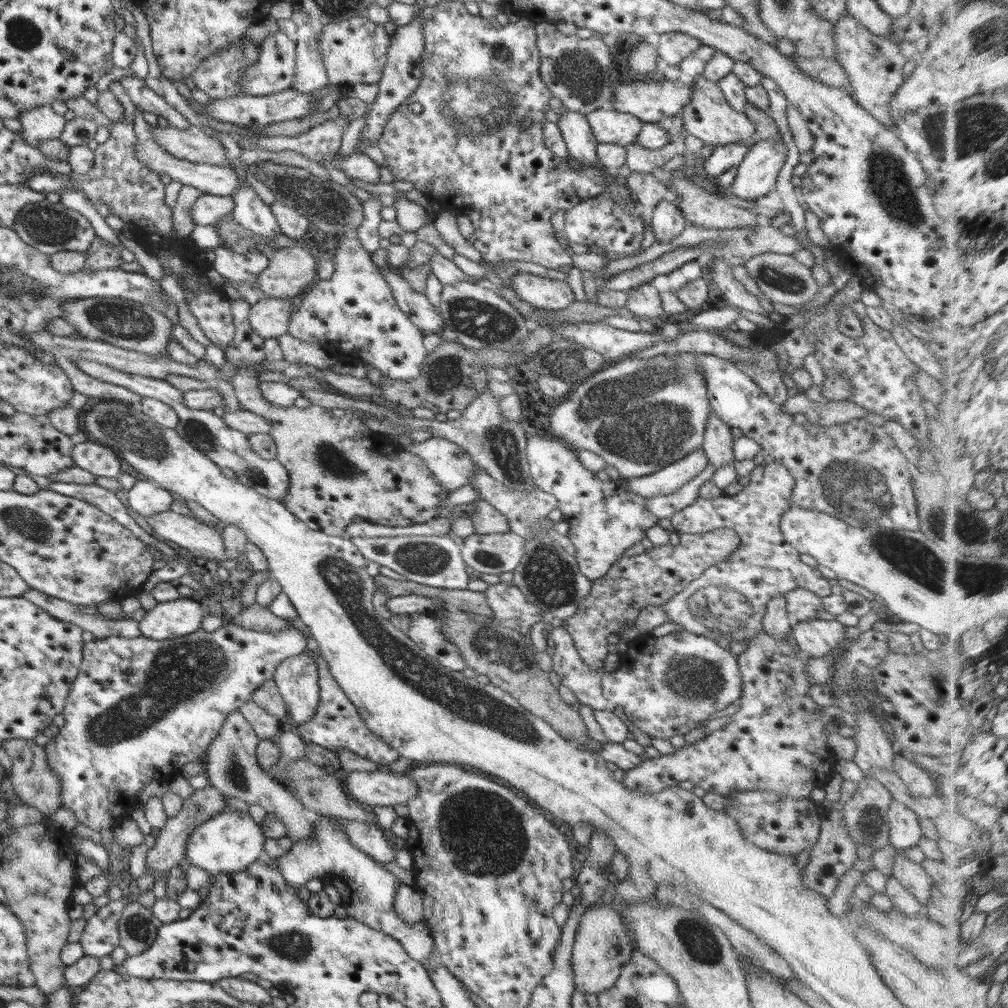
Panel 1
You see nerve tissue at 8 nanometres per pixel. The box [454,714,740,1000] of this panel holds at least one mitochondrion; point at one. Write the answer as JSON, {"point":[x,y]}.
{"point":[702,945]}

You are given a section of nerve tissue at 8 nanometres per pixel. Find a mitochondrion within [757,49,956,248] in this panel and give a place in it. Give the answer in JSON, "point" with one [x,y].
{"point":[889,183]}

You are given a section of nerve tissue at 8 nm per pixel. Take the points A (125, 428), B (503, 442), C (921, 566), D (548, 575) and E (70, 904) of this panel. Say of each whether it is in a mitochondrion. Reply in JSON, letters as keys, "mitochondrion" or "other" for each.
{"A":"mitochondrion","B":"mitochondrion","C":"mitochondrion","D":"mitochondrion","E":"other"}

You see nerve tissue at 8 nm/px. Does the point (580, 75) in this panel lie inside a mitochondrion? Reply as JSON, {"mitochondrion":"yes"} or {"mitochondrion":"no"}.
{"mitochondrion":"yes"}

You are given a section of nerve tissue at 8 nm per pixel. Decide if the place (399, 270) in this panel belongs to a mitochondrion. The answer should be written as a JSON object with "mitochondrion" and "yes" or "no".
{"mitochondrion":"no"}

